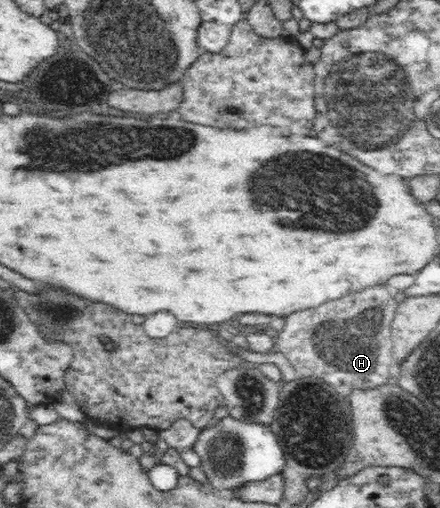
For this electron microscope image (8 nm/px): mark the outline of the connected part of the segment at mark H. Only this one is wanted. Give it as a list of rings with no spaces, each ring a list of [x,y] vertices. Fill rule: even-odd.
[[[375,284],[347,292],[338,300],[330,300],[306,311],[295,311],[284,317],[285,326],[275,336],[275,350],[290,361],[300,377],[323,379],[341,397],[347,397],[354,389],[376,388],[387,383],[388,370],[394,361],[394,339],[390,322],[395,314],[395,292],[388,284]]]

